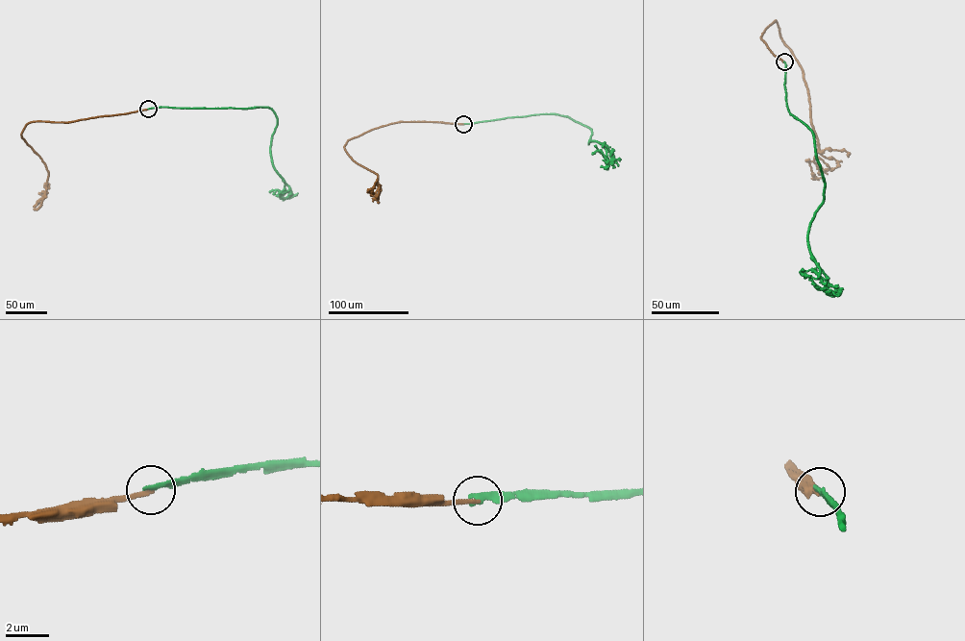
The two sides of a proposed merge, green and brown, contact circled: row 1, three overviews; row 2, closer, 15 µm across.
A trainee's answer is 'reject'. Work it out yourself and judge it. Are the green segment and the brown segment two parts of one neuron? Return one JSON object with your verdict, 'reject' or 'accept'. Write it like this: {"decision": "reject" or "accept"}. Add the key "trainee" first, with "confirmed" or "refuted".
{"trainee": "confirmed", "decision": "reject"}

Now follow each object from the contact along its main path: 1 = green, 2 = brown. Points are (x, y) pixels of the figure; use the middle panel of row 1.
1: (463, 124), (558, 114), (588, 127), (592, 134), (588, 144), (600, 143), (613, 157), (608, 160), (598, 151)
2: (463, 124), (398, 122), (349, 139), (344, 147), (350, 157), (377, 174), (377, 184), (375, 183), (367, 191)

